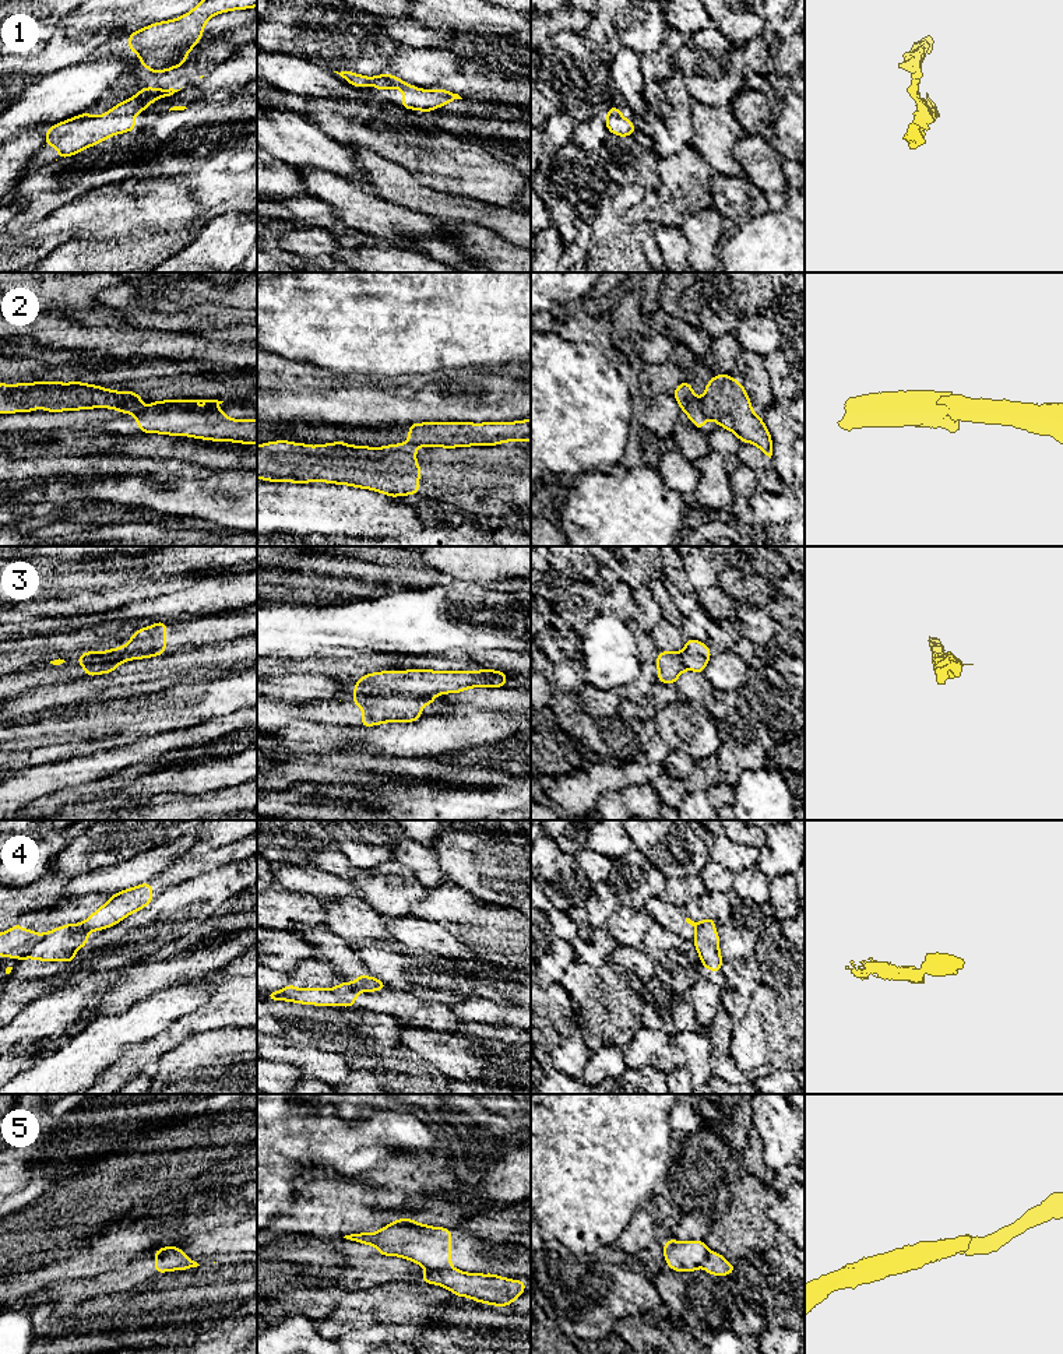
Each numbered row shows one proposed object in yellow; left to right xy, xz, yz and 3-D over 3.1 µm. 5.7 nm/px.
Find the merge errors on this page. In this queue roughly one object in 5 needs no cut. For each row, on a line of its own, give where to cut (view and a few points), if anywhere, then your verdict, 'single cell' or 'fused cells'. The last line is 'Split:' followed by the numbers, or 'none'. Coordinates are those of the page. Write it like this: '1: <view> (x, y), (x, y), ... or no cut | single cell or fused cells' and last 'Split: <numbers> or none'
1: no cut | single cell
2: yz (700, 400), (701, 410), (707, 417) | fused cells
3: xz (356, 693), (426, 697) | fused cells
4: xy (80, 924), (87, 931) | fused cells
5: xy (176, 1248), (155, 1256) | fused cells
Split: 2, 3, 4, 5

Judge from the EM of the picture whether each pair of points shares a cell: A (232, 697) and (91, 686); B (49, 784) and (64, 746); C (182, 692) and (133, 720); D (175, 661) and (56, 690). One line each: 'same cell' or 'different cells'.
A: different cells
B: different cells
C: same cell
D: same cell

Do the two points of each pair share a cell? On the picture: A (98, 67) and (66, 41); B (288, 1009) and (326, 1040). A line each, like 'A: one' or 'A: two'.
A: two
B: one

